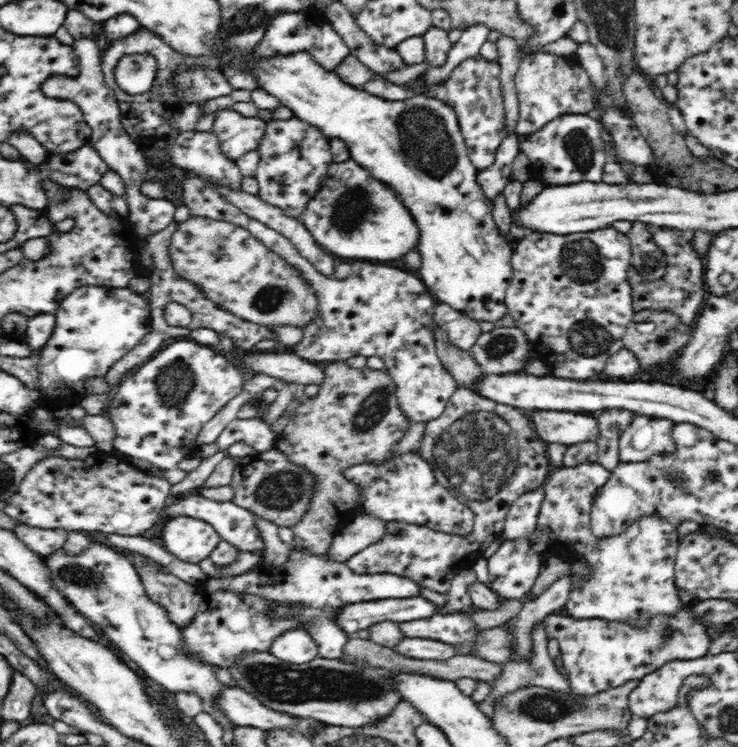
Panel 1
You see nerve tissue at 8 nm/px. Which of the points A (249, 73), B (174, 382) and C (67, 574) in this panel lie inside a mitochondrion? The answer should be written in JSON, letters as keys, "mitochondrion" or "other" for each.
{"A":"other","B":"mitochondrion","C":"mitochondrion"}

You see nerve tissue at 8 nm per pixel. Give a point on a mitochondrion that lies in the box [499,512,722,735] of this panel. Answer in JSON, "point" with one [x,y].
{"point":[537,708]}

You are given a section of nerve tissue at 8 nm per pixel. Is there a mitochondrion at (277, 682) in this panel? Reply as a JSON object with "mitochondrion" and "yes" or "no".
{"mitochondrion":"yes"}

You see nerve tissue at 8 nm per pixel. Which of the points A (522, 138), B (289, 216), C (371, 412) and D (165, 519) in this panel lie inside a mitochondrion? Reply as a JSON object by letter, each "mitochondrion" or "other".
{"A":"other","B":"other","C":"mitochondrion","D":"other"}

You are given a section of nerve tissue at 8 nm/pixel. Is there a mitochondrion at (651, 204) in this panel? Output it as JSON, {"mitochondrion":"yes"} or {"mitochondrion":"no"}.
{"mitochondrion":"no"}

